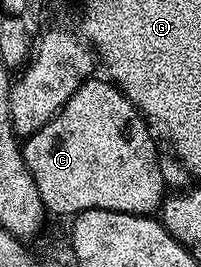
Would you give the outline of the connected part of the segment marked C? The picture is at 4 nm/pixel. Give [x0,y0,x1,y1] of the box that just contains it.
[21,79,165,218]

